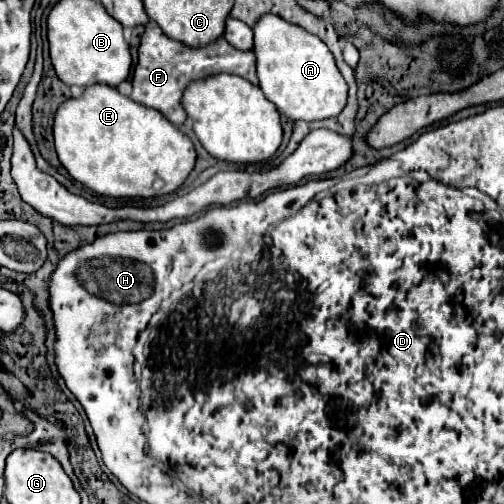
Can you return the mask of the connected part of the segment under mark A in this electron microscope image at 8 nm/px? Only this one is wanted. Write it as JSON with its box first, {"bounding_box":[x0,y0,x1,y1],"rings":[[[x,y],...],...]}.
{"bounding_box":[254,15,348,121],"rings":[[[264,15],[254,27],[254,53],[260,89],[276,109],[292,121],[322,121],[336,117],[348,99],[348,85],[334,63],[334,55],[316,35],[284,21]]]}

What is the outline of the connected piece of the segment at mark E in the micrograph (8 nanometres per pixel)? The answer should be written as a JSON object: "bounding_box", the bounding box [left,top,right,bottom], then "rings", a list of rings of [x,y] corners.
{"bounding_box":[54,83,196,197],"rings":[[[96,83],[86,89],[80,99],[68,99],[60,105],[54,119],[54,141],[60,163],[66,171],[84,187],[106,197],[160,197],[174,193],[192,173],[196,165],[196,151],[192,141],[164,119],[156,109],[148,109],[140,103],[118,93],[118,89]]]}

